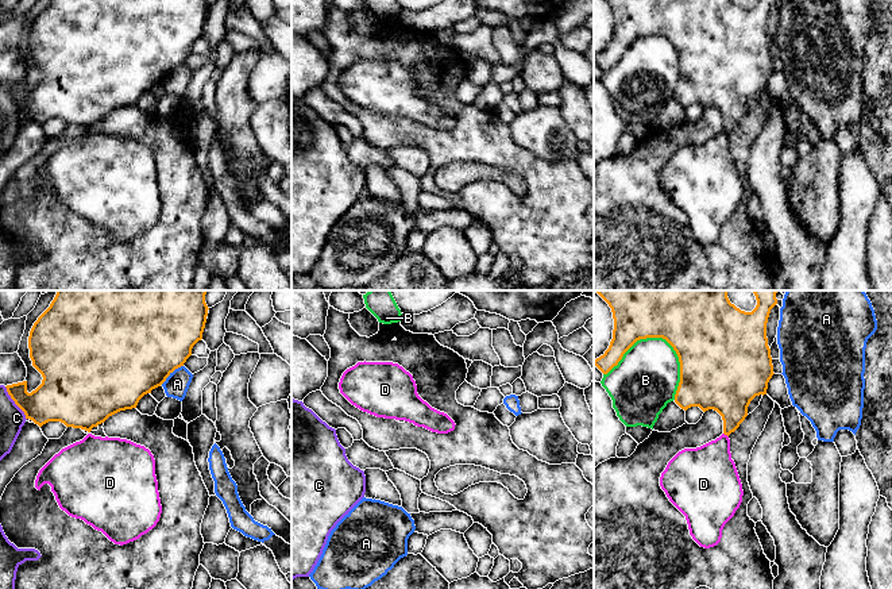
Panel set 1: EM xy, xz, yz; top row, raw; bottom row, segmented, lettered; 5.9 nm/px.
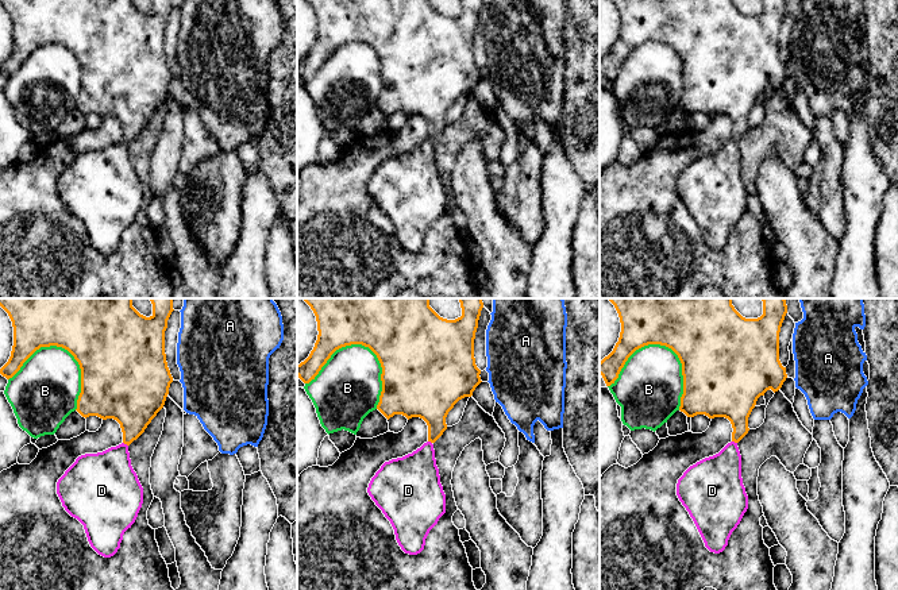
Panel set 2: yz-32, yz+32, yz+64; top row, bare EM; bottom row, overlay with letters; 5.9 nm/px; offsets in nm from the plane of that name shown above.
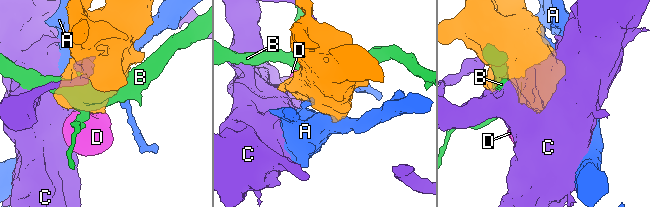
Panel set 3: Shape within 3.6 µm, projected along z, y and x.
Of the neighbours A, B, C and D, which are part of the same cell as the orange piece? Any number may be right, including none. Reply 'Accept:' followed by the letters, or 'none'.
Accept: D

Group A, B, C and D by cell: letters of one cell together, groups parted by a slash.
A / B / C / D

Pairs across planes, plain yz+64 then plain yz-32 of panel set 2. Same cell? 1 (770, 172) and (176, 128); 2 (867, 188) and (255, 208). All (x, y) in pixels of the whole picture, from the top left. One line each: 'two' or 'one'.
1: one
2: one

